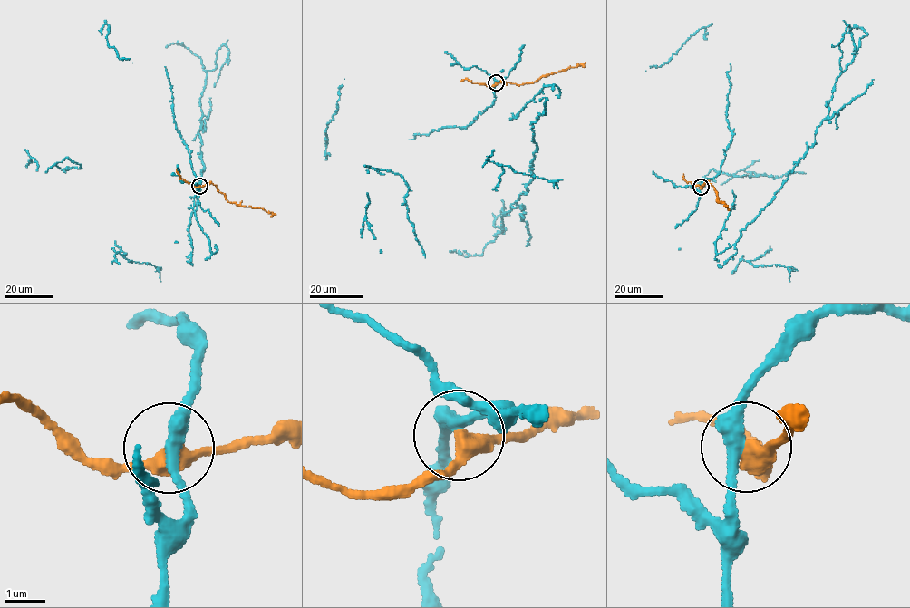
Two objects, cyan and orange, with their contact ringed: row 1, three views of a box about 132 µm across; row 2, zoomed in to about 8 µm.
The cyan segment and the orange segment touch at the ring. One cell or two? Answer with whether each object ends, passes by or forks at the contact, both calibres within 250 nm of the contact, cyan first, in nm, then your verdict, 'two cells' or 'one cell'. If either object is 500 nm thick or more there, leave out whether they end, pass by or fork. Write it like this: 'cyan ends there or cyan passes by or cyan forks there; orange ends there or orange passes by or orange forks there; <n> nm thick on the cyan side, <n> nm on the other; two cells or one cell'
cyan passes by; orange passes by; 340 nm thick on the cyan side, 400 nm on the other; two cells

